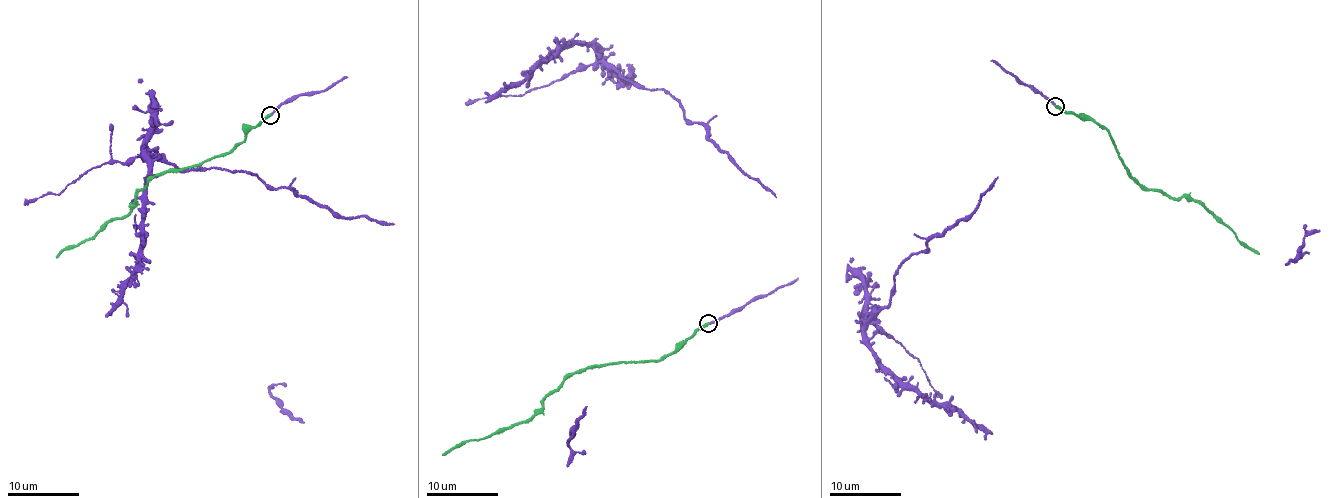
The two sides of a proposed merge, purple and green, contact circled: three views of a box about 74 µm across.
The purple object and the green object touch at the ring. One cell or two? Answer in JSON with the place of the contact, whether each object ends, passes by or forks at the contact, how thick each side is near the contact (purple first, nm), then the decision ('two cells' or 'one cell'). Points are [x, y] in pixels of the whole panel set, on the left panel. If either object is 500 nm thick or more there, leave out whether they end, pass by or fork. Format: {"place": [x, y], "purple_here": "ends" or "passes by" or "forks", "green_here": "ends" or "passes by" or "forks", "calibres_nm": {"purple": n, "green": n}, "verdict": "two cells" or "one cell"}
{"place": [270, 115], "purple_here": "ends", "green_here": "ends", "calibres_nm": {"purple": 240, "green": 360}, "verdict": "one cell"}

